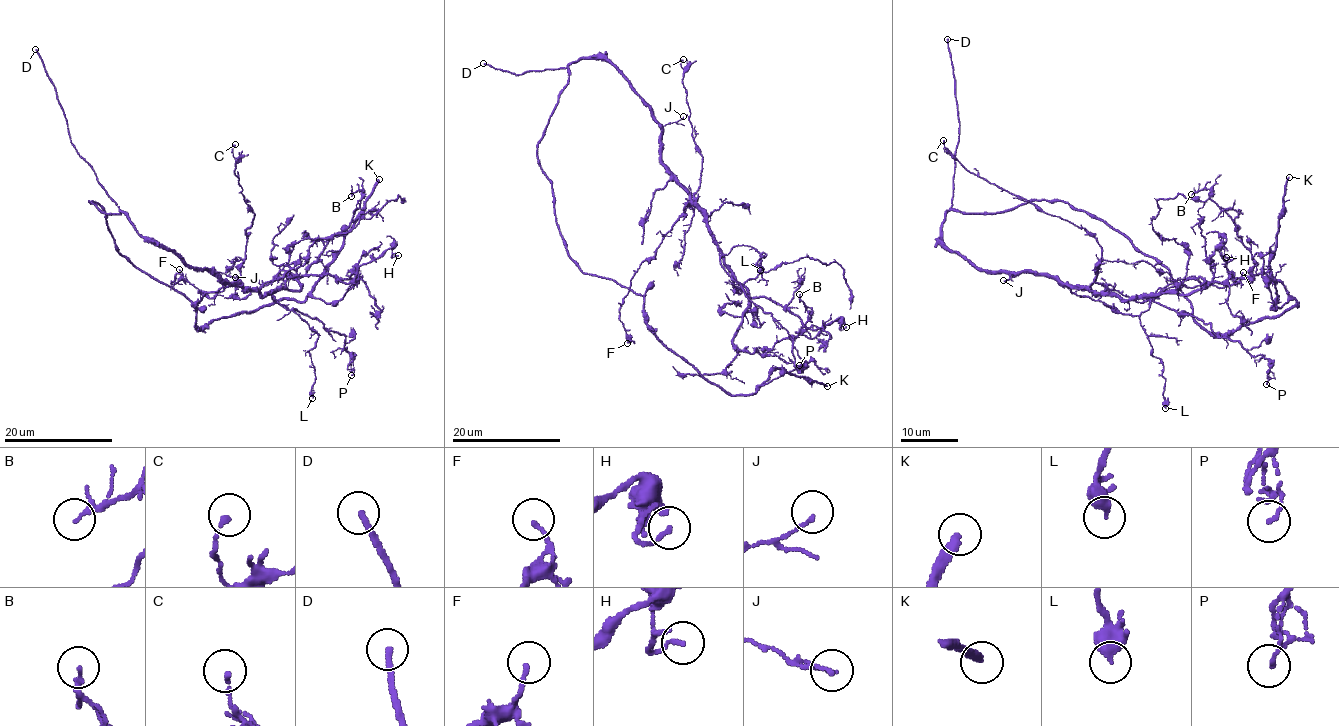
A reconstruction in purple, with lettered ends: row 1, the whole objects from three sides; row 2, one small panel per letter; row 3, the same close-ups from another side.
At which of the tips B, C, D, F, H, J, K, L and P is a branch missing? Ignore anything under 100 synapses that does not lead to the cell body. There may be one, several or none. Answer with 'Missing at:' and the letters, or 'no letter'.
Missing at: D, K

